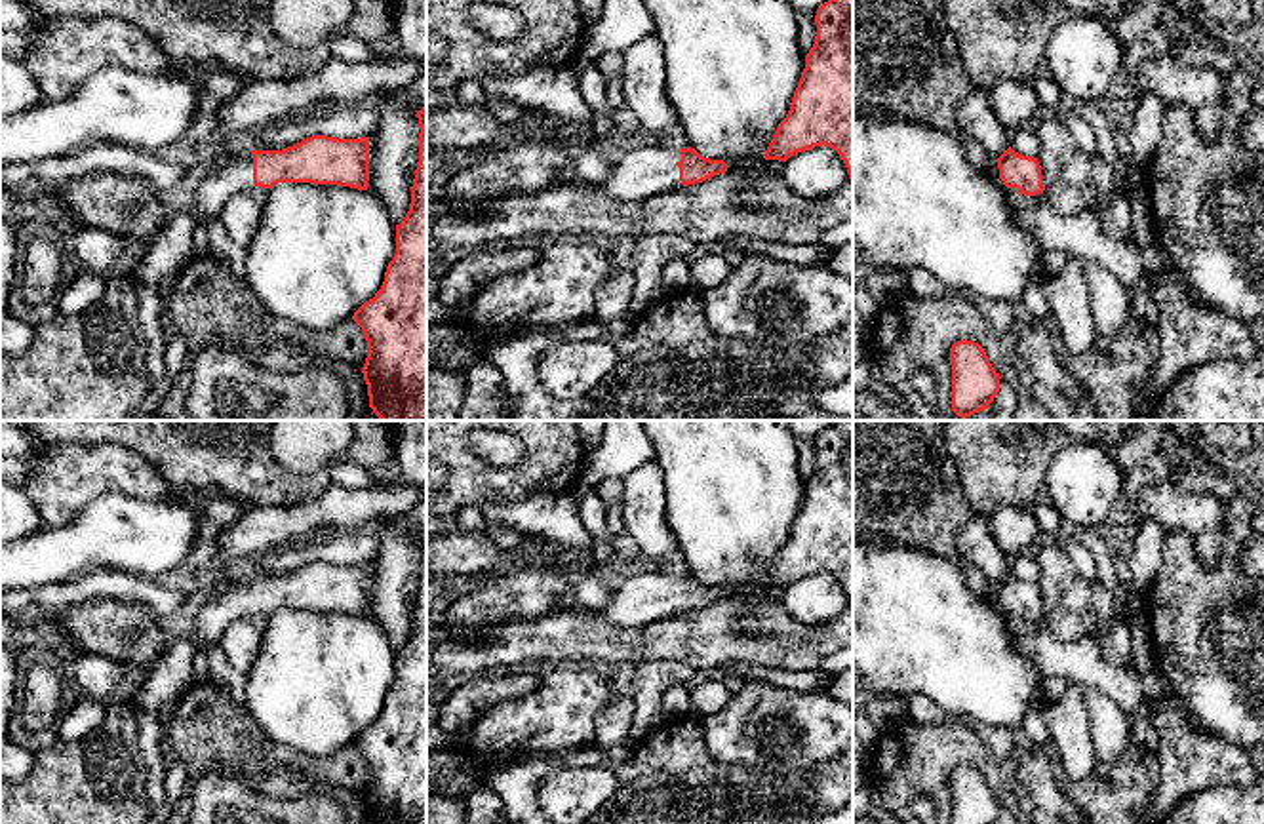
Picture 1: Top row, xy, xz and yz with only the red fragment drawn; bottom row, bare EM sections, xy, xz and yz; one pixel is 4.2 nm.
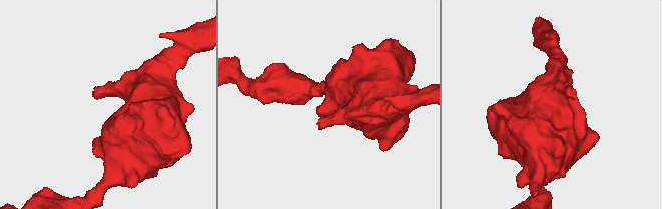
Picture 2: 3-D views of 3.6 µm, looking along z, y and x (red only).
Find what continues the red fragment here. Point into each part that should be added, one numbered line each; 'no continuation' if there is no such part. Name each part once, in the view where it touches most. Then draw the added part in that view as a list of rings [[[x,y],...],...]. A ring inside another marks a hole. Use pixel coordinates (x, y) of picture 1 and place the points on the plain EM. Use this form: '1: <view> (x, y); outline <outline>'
1: xy (233, 600); outline [[[227,577],[207,594],[188,636],[196,651],[207,651],[209,645],[219,643],[232,622],[255,617],[267,618],[268,615],[253,611],[253,580],[249,577]]]

